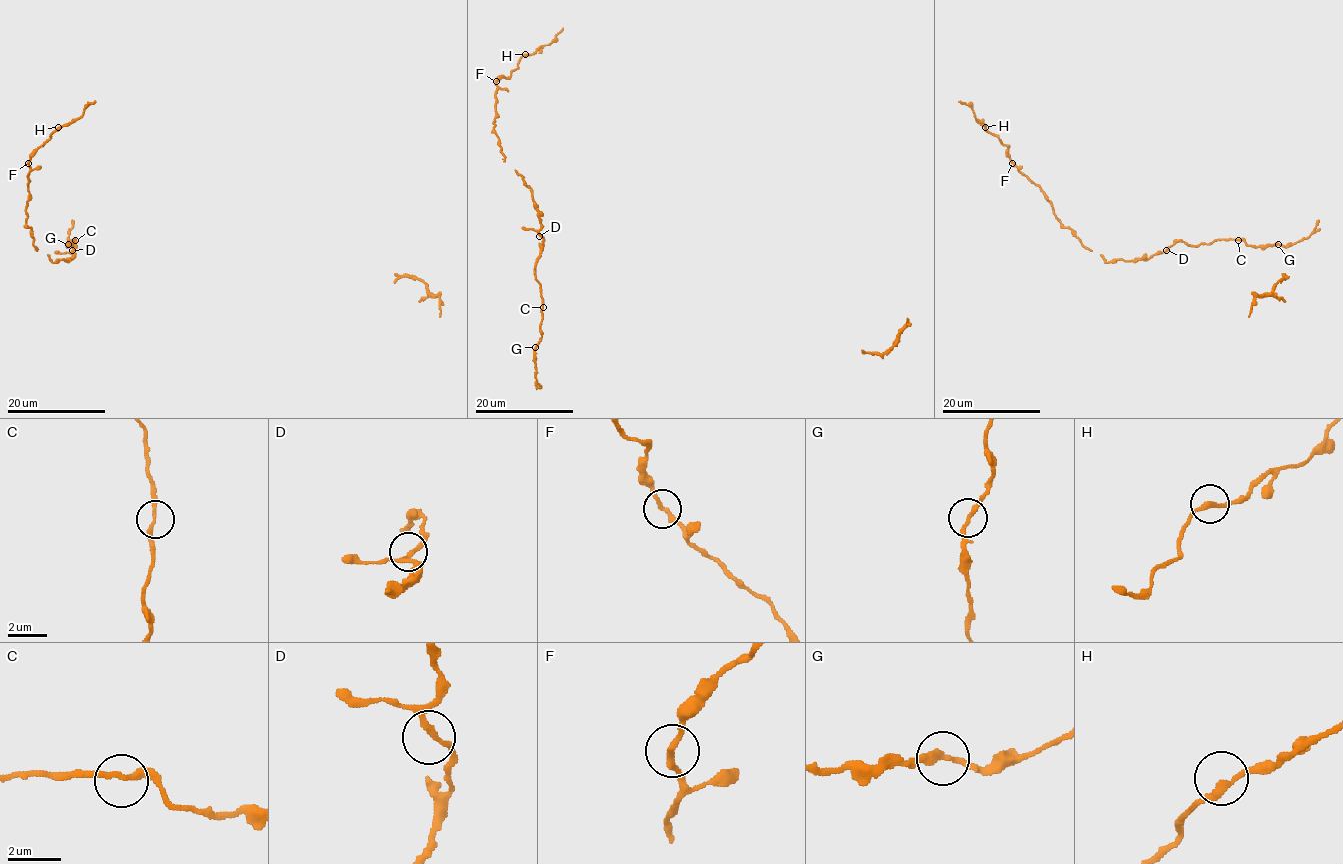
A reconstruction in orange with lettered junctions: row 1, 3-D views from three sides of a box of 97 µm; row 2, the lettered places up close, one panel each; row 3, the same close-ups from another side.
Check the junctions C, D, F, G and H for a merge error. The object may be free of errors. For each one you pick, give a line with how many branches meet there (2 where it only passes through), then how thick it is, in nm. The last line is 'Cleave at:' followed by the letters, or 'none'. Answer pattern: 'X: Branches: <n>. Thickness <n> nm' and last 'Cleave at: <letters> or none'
Cleave at: none

